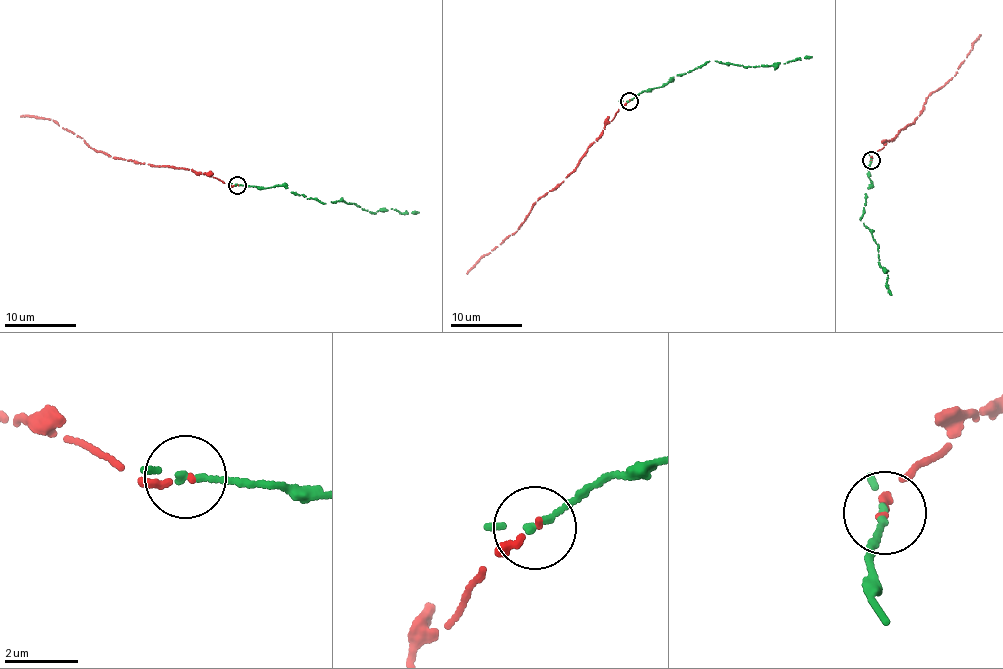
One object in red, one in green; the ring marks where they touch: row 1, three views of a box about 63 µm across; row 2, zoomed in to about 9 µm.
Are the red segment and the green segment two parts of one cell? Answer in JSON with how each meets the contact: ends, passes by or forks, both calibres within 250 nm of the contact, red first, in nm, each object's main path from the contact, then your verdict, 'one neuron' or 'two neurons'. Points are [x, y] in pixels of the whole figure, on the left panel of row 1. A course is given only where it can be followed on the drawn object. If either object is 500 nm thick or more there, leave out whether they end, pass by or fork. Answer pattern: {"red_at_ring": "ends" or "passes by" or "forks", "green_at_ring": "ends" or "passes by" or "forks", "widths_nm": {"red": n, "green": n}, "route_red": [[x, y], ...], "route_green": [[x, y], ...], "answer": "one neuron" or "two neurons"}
{"red_at_ring": "ends", "green_at_ring": "ends", "widths_nm": {"red": 160, "green": 200}, "route_red": [[238, 184], [228, 185], [200, 171], [111, 157], [92, 148], [48, 118], [20, 117]], "route_green": [[236, 184], [266, 189], [280, 185], [324, 203], [343, 199], [374, 213], [385, 208], [408, 214], [418, 211]], "answer": "two neurons"}

